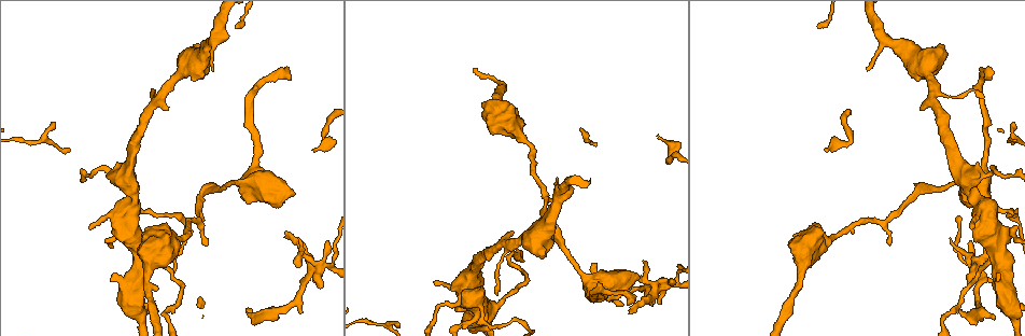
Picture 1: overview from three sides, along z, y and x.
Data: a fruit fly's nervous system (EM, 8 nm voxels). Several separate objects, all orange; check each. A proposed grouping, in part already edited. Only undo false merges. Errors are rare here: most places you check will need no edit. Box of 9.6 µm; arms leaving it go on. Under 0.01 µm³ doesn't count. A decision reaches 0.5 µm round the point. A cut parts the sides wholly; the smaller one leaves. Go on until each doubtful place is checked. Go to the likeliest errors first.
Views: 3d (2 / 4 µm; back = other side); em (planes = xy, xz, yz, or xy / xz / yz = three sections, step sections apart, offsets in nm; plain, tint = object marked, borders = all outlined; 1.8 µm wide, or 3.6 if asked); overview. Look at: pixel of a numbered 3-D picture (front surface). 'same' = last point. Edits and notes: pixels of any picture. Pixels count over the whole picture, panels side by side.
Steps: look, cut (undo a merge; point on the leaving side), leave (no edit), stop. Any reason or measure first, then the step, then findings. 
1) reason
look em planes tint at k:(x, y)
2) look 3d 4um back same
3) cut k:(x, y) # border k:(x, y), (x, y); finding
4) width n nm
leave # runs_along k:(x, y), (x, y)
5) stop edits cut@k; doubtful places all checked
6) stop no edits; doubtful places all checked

look em xy step 16 tint at 1:(314, 271)

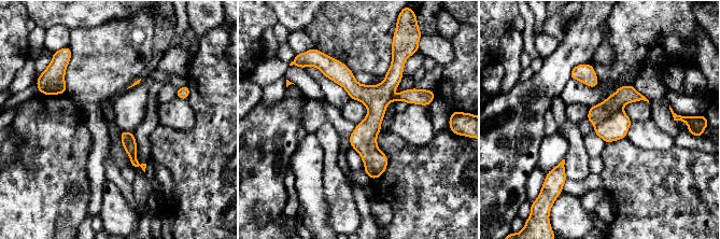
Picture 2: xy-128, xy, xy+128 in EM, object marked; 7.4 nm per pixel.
cut it another way
look em planes tint same

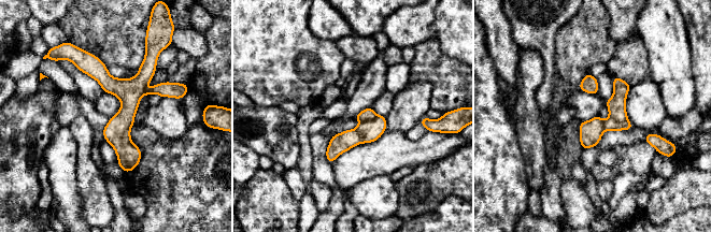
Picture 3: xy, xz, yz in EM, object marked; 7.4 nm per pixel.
cut 3:(610, 124) # border 3:(610, 115), (620, 121), (627, 121); a second neuron is stuck on

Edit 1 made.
redraw
look overview

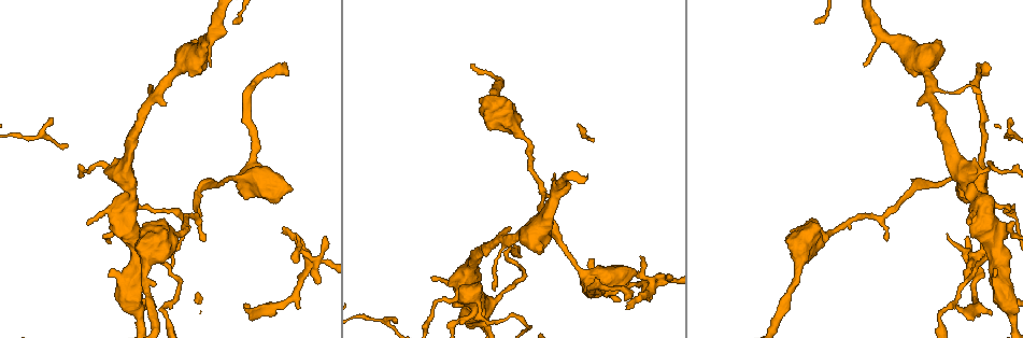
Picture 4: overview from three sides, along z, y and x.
a narrow waist
look em xy step 8 tint at 4:(611, 286)

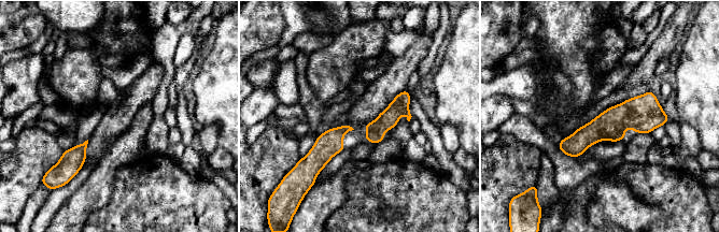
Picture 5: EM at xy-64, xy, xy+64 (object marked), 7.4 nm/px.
width 140 nm
leave # runs_along 5:(664, 117), (619, 117), (561, 145); all the same neuron

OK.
thin arm on a thick one
look 3d 4um at 4:(249, 176)

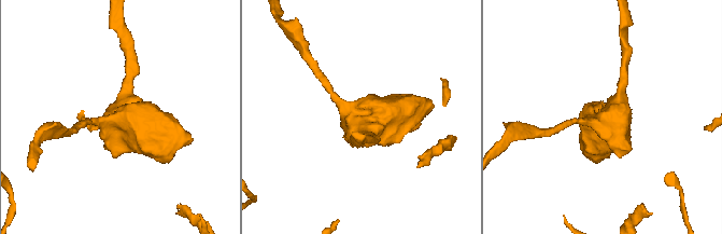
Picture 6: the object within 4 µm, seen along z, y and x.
shape alone is not enough
look em planes tint at 6:(120, 117)

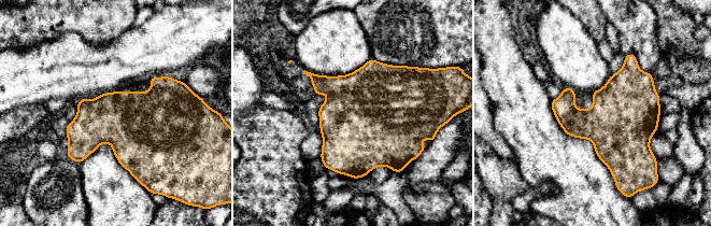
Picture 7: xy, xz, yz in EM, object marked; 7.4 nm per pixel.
leave # all the same neuron

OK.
stop edits cut@3; doubtful places all checked

